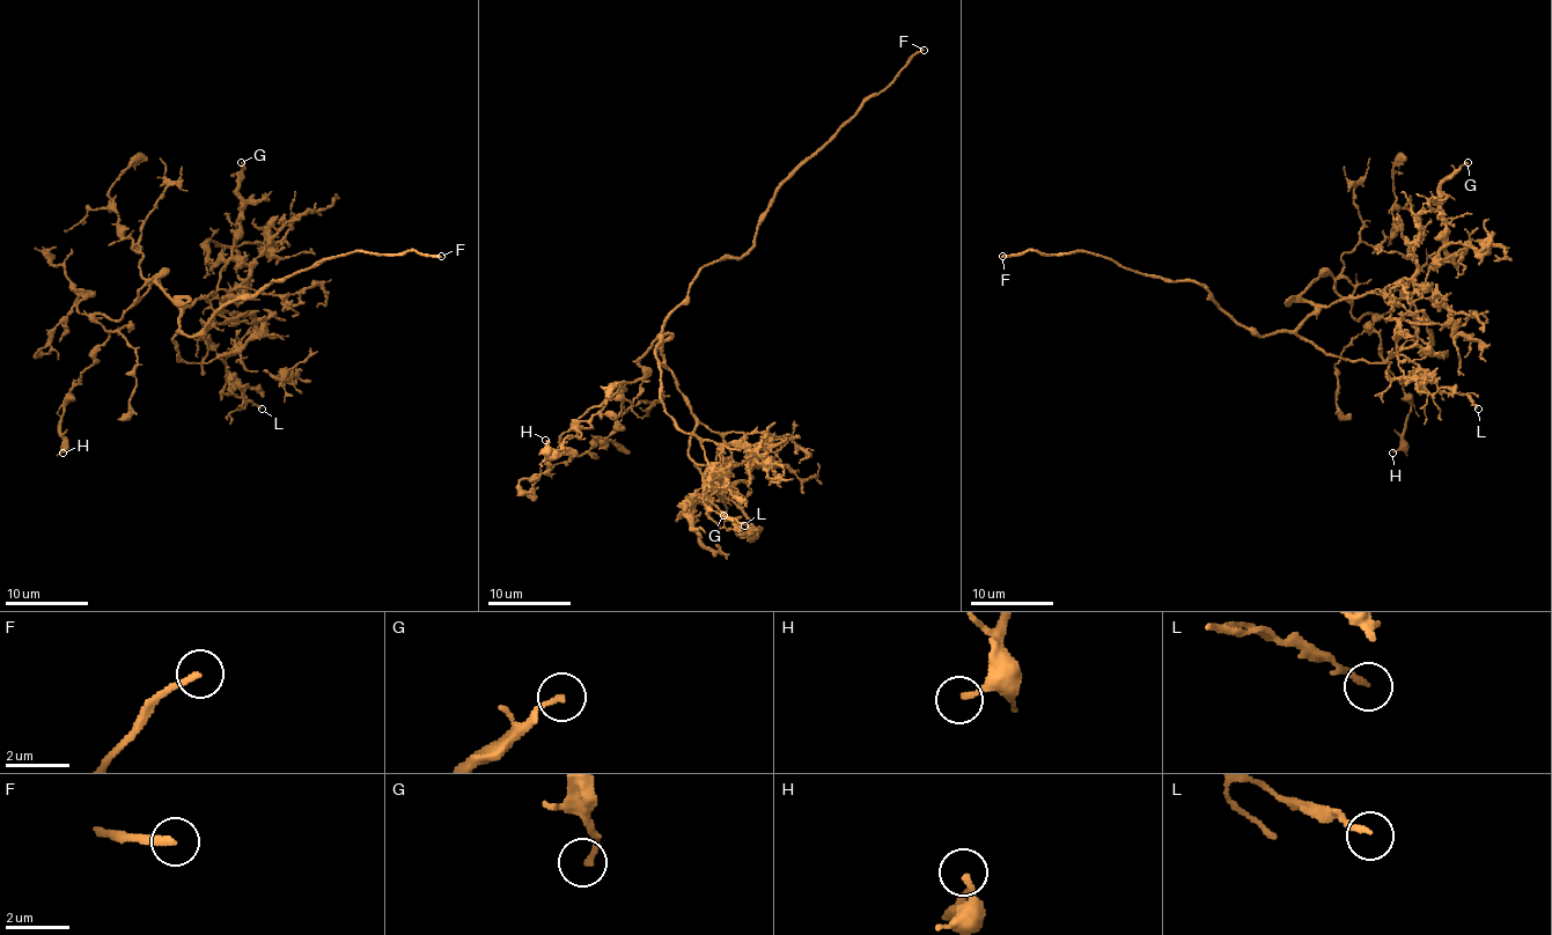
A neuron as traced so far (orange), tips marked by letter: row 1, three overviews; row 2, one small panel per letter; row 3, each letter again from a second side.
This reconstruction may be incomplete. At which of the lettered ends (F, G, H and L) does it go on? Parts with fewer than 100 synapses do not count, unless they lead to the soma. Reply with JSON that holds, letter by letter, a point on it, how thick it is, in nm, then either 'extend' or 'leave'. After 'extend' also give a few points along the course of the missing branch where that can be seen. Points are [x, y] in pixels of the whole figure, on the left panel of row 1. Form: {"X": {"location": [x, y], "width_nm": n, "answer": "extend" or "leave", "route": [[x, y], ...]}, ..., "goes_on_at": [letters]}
{"F": {"location": [441, 256], "width_nm": 240, "answer": "extend"}, "G": {"location": [241, 162], "width_nm": 170, "answer": "leave"}, "H": {"location": [63, 453], "width_nm": 190, "answer": "leave"}, "L": {"location": [262, 409], "width_nm": 170, "answer": "leave"}, "goes_on_at": ["F"]}

